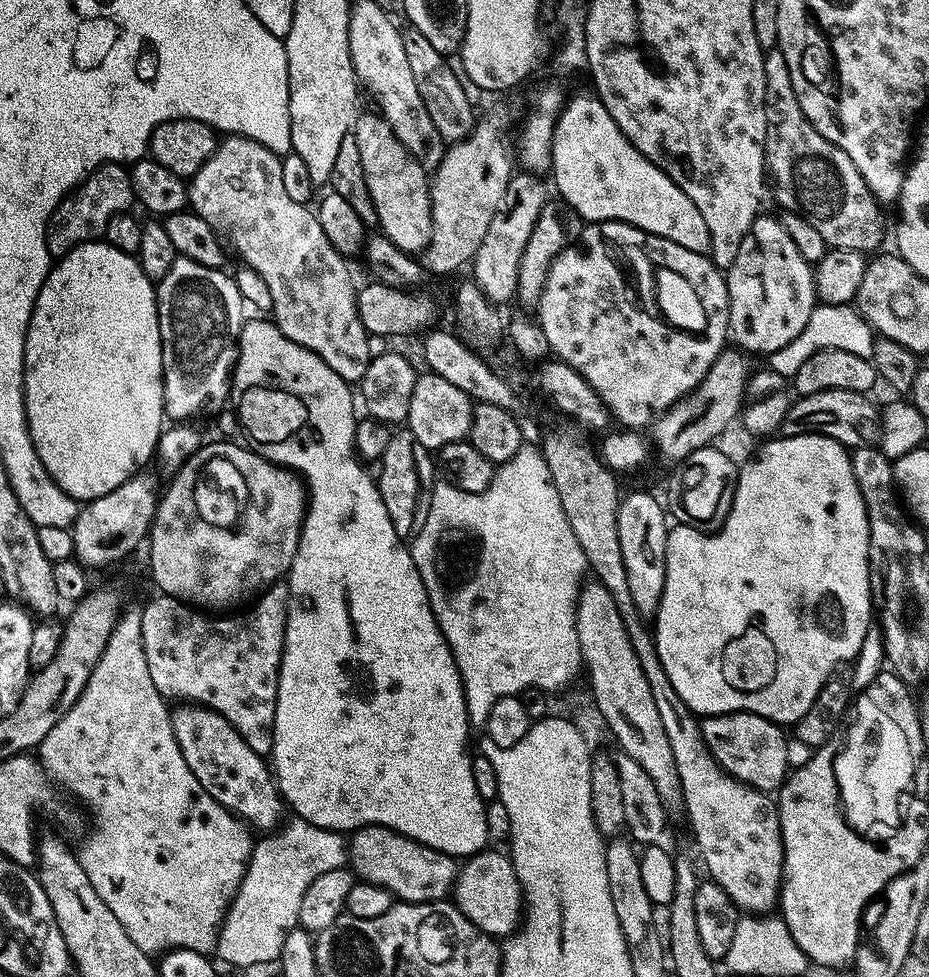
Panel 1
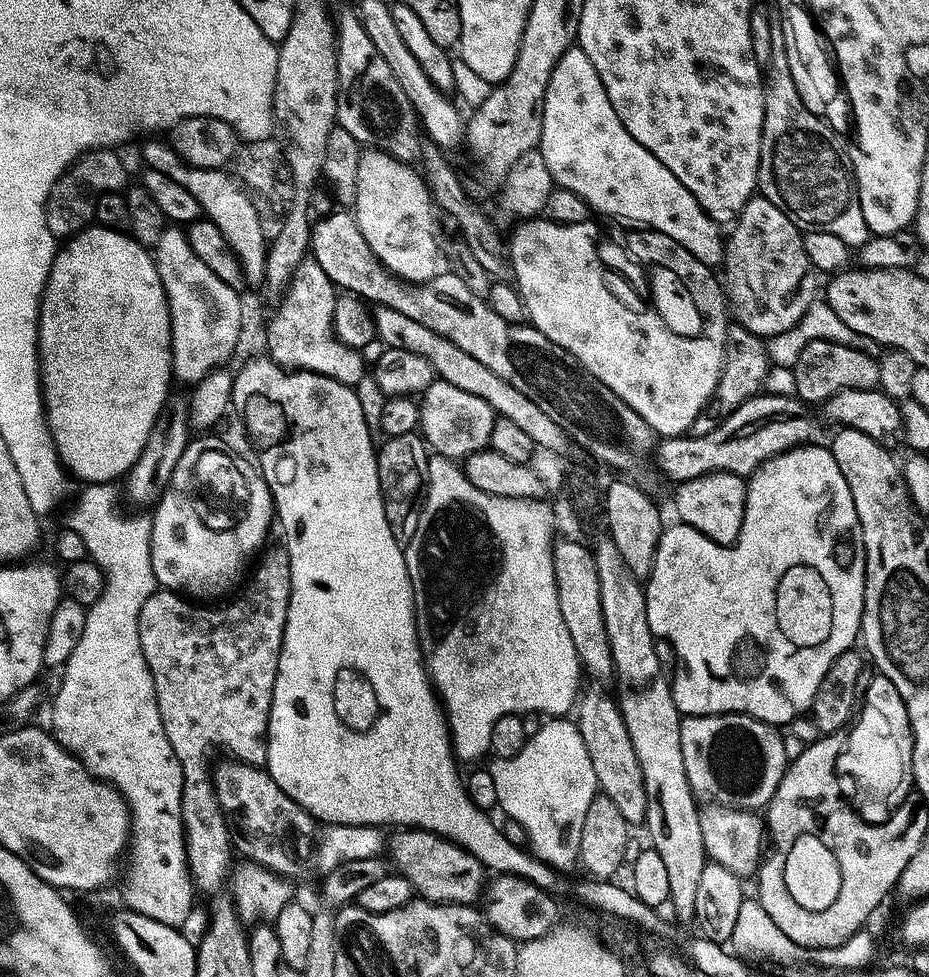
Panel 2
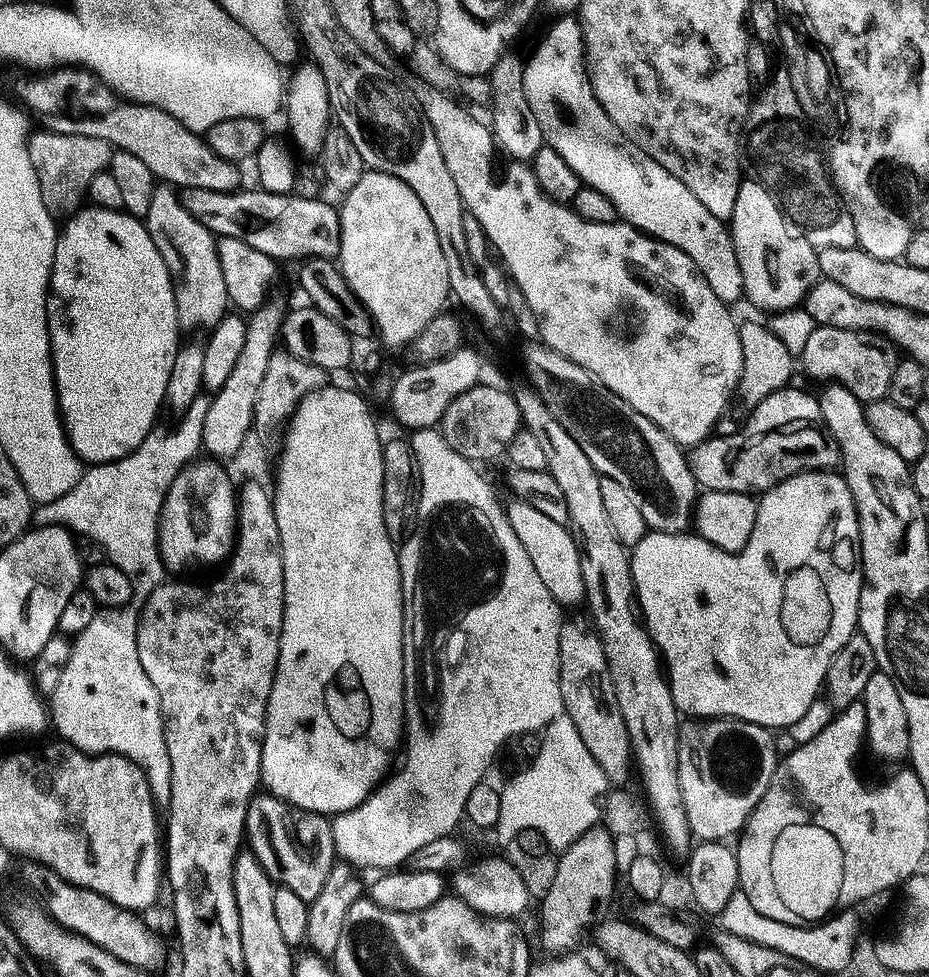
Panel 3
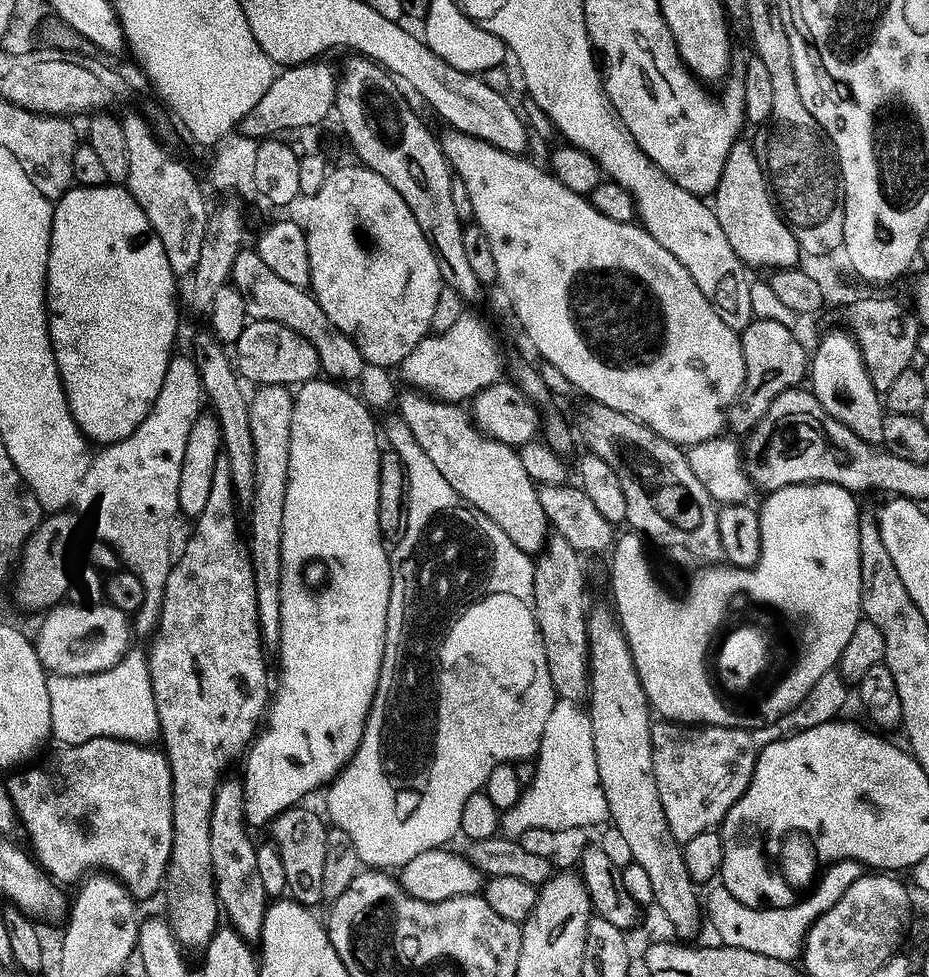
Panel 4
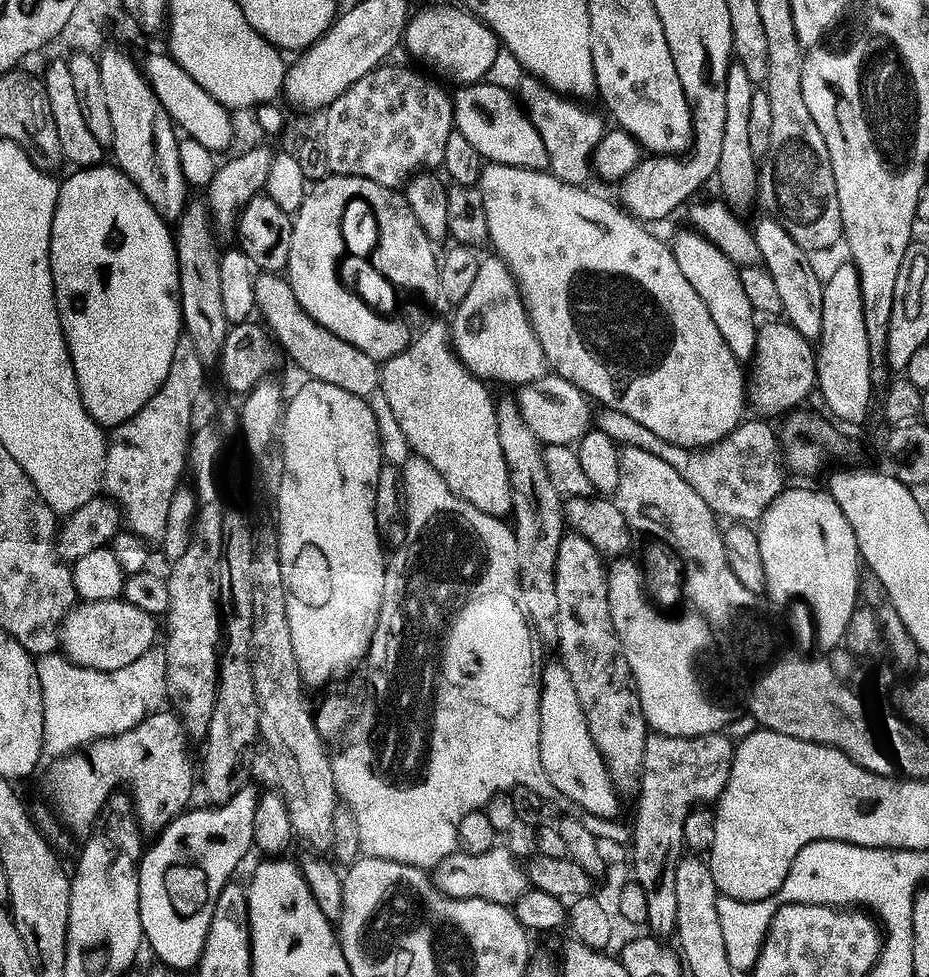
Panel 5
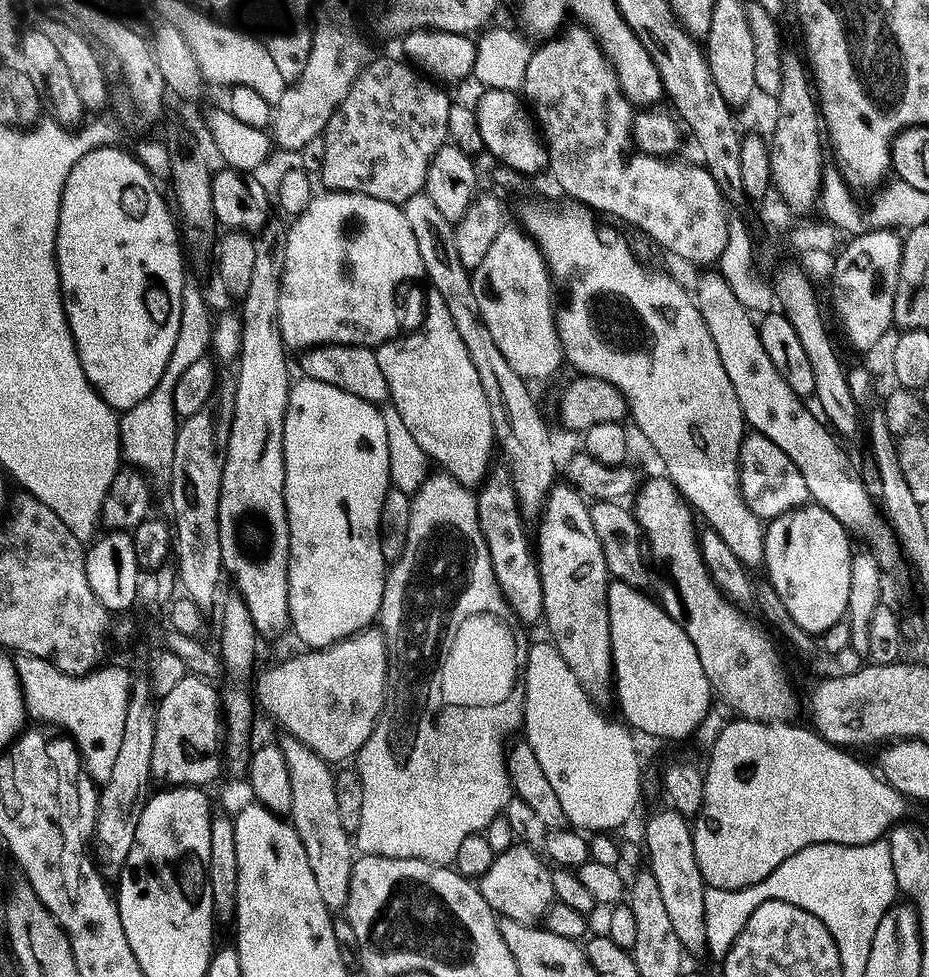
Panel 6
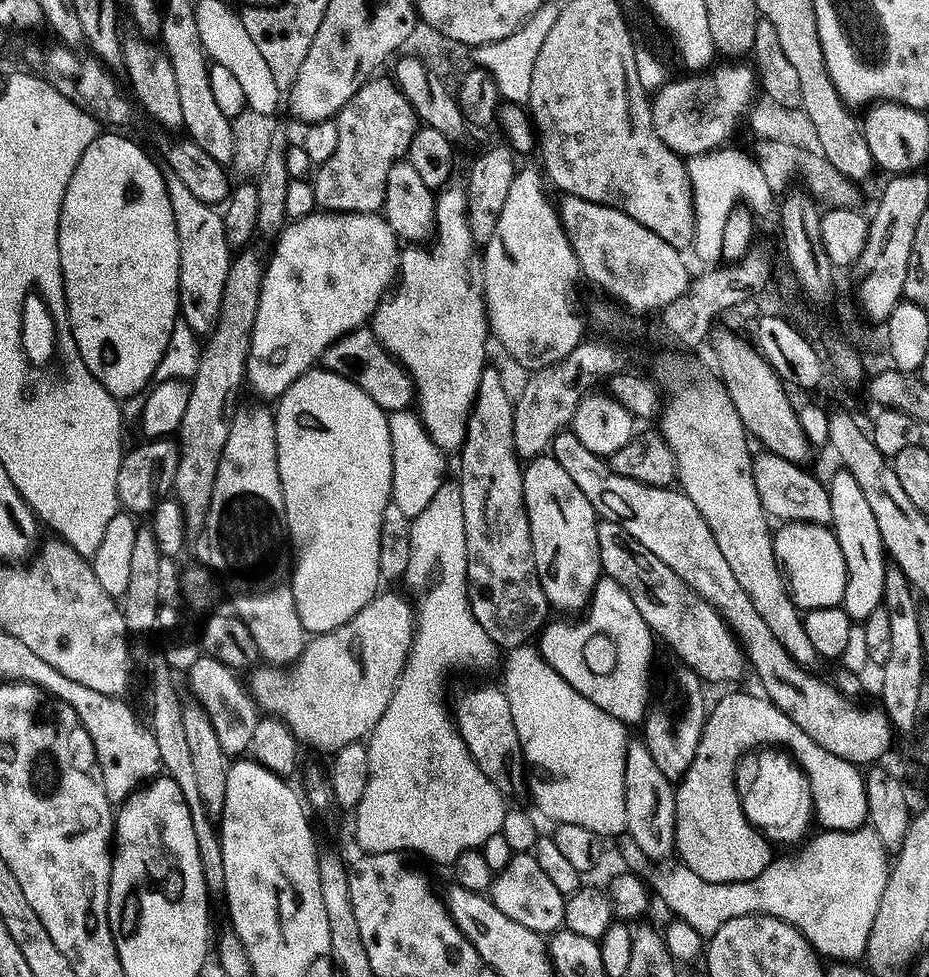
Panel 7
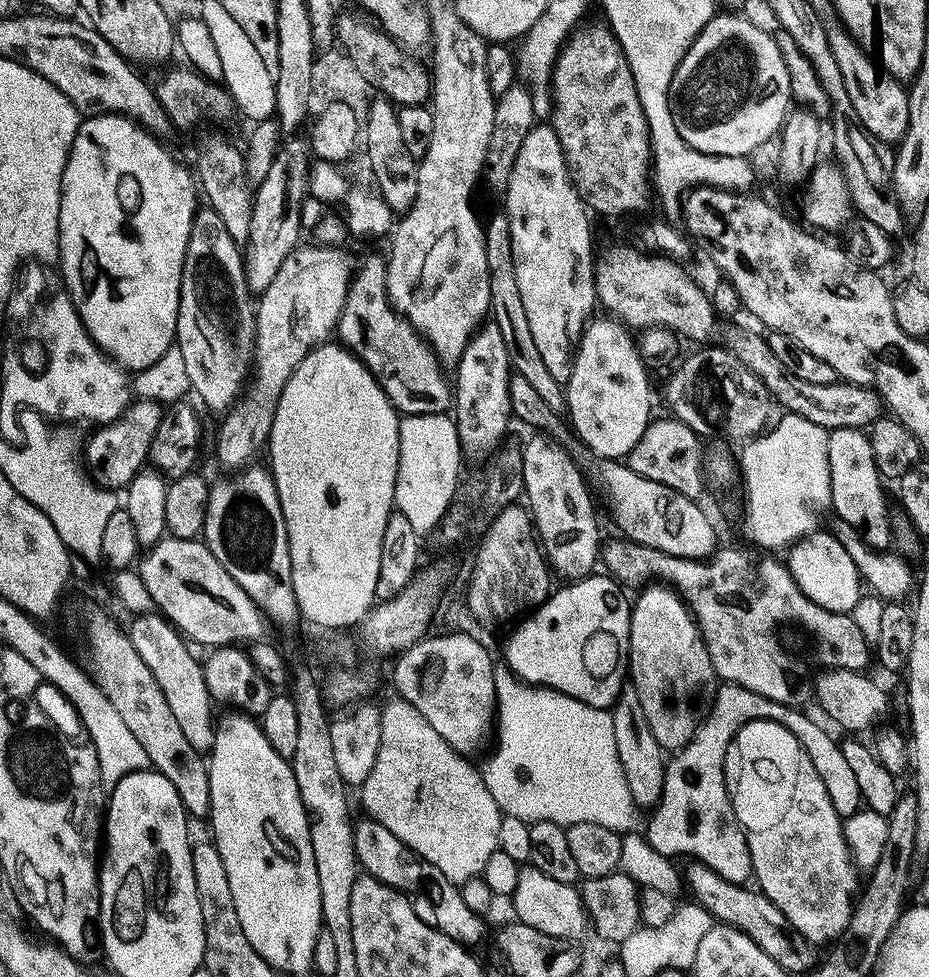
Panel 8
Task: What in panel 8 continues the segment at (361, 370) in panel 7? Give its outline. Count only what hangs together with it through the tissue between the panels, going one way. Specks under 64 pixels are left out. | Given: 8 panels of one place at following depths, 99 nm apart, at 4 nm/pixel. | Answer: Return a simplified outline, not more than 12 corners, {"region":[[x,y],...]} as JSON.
{"region":[[359,261],[339,343],[401,417],[445,415],[454,388],[388,300],[388,261]]}

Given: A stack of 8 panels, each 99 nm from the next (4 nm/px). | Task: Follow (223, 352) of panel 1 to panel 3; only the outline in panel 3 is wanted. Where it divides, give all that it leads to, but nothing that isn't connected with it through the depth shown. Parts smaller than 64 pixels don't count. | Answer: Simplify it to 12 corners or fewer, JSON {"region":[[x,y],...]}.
{"region":[[157,190],[148,233],[170,270],[181,325],[230,312],[206,230],[175,191]]}

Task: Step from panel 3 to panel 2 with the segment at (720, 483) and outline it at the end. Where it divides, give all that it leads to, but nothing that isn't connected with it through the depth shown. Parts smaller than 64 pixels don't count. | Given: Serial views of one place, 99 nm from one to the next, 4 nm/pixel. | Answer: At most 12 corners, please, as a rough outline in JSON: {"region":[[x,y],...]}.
{"region":[[761,394],[705,436],[658,444],[682,485],[714,472],[751,478],[817,440],[809,405]]}

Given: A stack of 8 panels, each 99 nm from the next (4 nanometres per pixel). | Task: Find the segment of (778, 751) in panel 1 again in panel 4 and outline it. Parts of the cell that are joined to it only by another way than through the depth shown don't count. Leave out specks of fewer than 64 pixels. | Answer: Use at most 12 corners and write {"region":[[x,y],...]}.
{"region":[[664,720],[655,778],[680,845],[753,781],[751,733]]}

